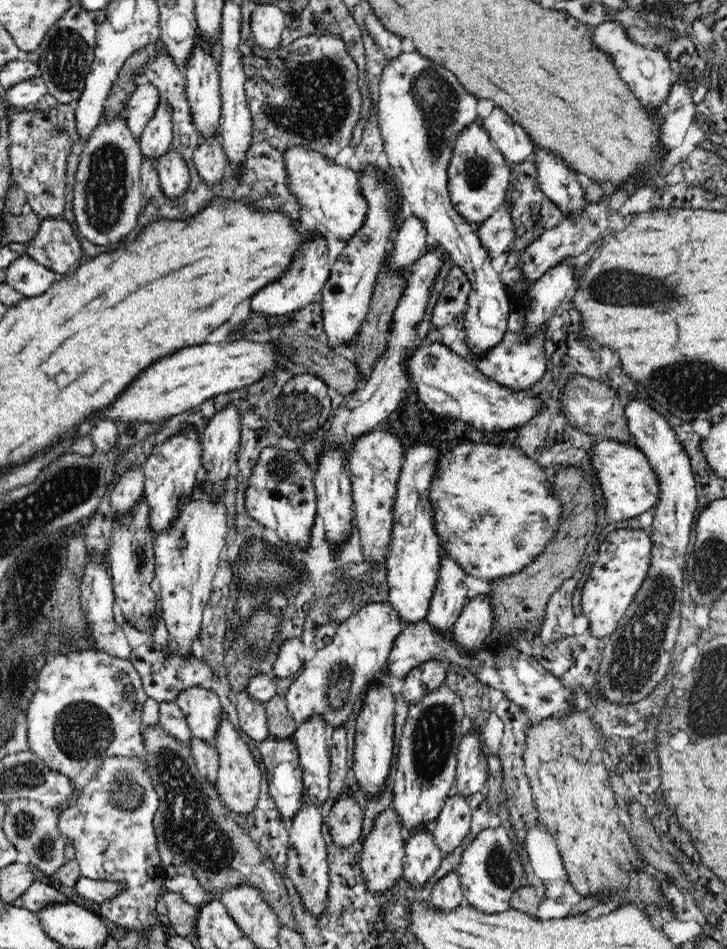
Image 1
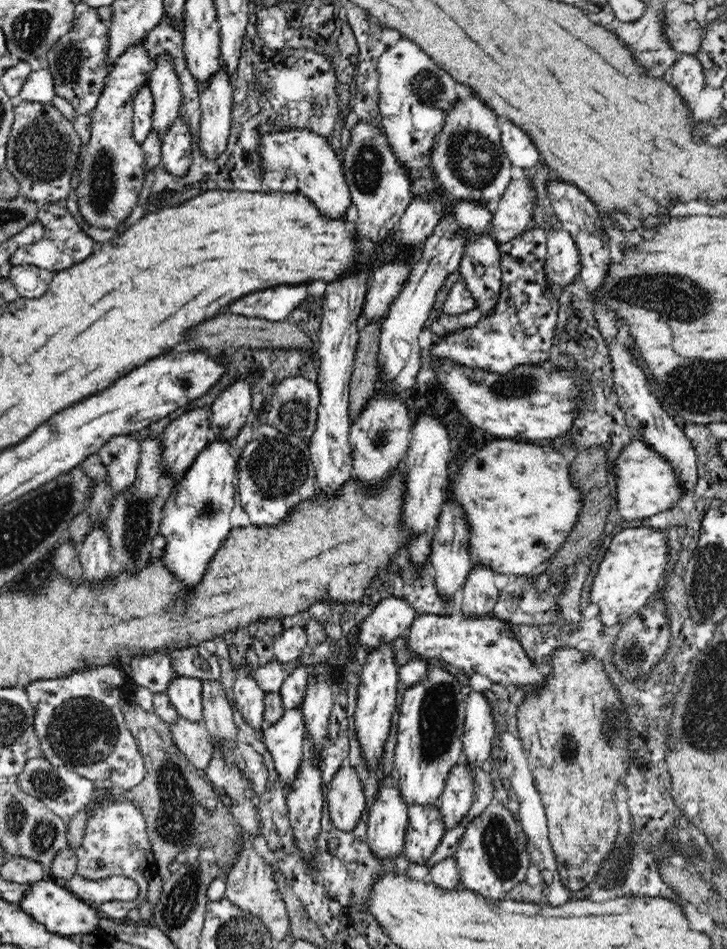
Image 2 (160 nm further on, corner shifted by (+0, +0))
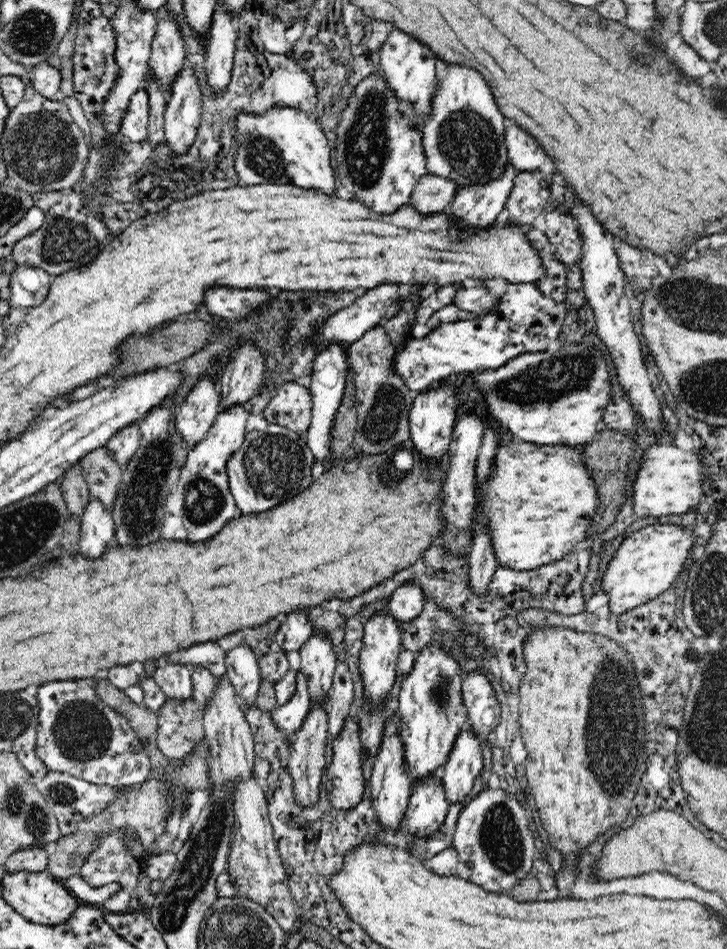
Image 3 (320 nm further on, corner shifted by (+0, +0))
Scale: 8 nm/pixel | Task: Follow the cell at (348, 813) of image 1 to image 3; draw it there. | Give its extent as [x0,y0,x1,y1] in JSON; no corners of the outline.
[324,715,368,810]

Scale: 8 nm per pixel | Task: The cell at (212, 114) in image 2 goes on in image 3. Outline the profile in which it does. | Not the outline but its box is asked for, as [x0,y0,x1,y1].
[204,5,237,93]

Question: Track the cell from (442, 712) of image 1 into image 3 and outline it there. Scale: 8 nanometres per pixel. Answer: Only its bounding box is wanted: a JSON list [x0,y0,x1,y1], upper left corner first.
[396,645,467,783]

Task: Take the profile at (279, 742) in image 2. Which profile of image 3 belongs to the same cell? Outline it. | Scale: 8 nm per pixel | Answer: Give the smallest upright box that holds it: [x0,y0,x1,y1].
[272,671,311,740]

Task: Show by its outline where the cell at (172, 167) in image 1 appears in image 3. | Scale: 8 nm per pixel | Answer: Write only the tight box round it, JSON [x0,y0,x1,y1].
[164,66,202,153]

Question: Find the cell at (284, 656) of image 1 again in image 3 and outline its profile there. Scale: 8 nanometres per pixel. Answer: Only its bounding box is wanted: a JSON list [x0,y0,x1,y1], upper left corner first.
[275,609,313,652]

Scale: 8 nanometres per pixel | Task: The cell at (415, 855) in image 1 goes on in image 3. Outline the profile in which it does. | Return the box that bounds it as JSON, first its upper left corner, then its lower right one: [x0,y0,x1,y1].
[404,771,450,835]

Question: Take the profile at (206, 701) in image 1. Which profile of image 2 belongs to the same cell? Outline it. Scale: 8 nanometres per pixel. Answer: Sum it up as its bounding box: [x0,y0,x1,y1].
[165,677,202,721]

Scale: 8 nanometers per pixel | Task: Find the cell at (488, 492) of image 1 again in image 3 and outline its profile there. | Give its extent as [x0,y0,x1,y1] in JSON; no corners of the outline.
[477,439,598,570]

